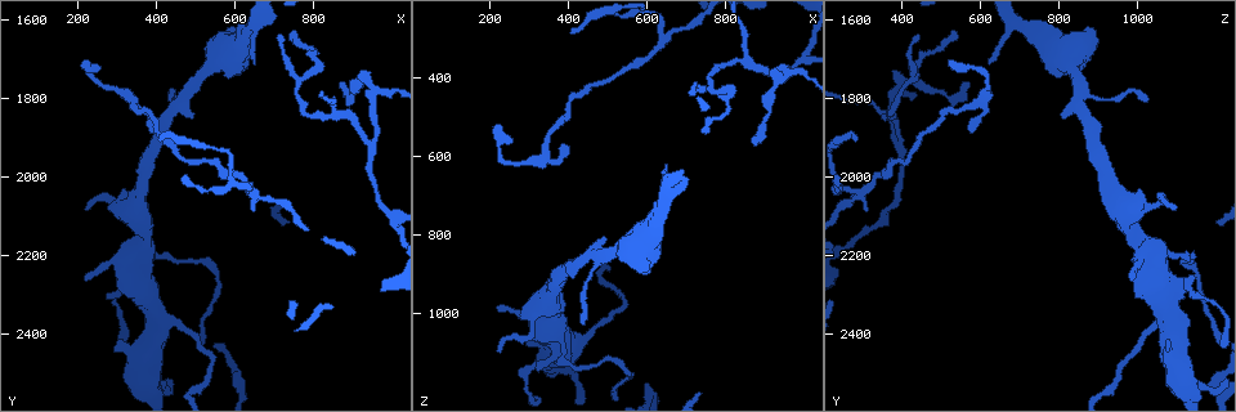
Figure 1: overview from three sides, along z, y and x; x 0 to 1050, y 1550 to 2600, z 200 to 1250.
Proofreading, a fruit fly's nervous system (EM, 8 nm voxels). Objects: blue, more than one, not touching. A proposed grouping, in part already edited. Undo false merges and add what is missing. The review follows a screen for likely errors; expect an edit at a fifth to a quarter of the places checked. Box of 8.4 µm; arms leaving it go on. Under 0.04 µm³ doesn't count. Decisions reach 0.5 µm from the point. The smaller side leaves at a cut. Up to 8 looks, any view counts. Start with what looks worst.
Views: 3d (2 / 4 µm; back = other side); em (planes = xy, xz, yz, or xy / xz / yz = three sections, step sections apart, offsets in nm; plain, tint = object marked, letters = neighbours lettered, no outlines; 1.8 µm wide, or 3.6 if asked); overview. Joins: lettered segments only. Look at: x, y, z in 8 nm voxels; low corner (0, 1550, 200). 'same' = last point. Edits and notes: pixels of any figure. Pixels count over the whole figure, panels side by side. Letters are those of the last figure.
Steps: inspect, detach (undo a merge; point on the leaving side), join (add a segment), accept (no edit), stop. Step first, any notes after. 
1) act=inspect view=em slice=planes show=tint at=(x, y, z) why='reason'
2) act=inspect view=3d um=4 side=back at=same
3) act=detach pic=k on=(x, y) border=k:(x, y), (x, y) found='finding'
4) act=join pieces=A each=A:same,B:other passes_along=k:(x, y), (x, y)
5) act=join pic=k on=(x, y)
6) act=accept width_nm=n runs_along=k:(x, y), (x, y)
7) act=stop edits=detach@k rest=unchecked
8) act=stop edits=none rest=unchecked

act=inspect view=em slice=xy step=8 show=tint at=(285, 2440, 1075) why='thick end'

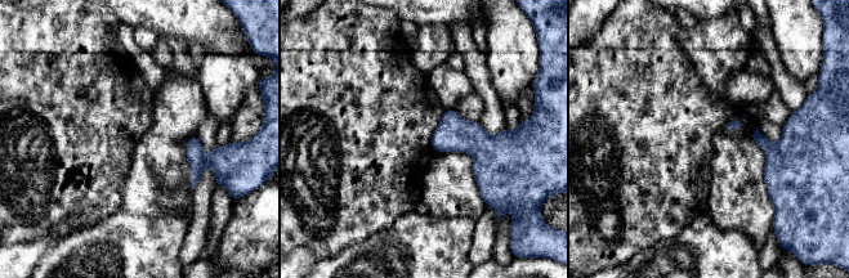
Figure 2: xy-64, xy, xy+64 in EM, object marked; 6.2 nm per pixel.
act=inspect view=em slice=xy step=8 show=letters at=same

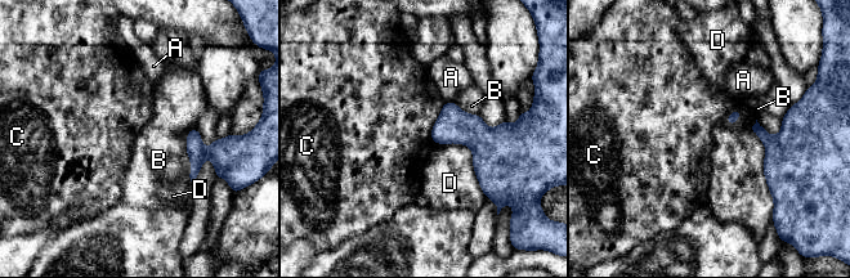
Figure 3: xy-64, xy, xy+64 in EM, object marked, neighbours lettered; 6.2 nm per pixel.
act=accept longest_contact=D:440nm each=A:other,B:other,C:other,D:other border=3:(446, 102), (433, 126), (432, 142) found='no lettered segment goes on from it'

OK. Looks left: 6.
act=inspect view=em slice=planes show=letters at=(390, 1895, 570) why='tapers out'

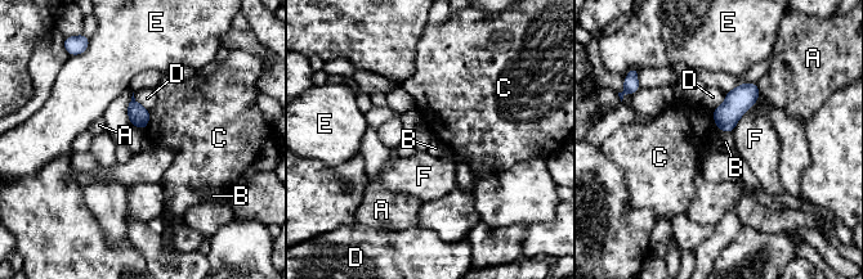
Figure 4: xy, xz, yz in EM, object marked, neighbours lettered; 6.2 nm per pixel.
act=accept each=A:other,B:other,C:other,D:other,E:other,F:other border=4:(721, 130), (730, 133) found='none of them fits'

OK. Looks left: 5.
act=inspect view=3d um=4 at=(945, 1925, 395) why='two arms in line, one across'

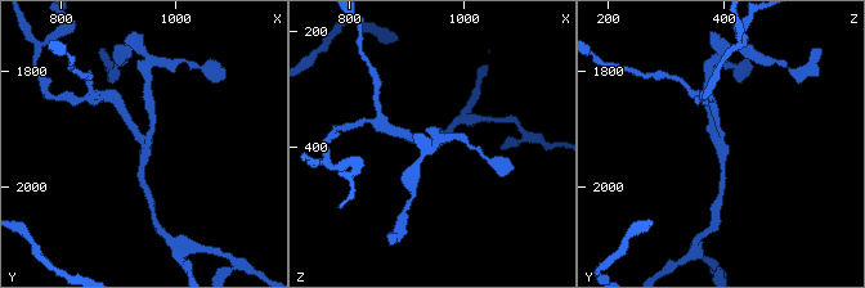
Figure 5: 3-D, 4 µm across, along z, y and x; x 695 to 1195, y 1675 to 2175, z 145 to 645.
act=inspect view=em slice=xz step=4 show=tint at=(940, 1925, 400) arms=3 why='shape alone is not enough'

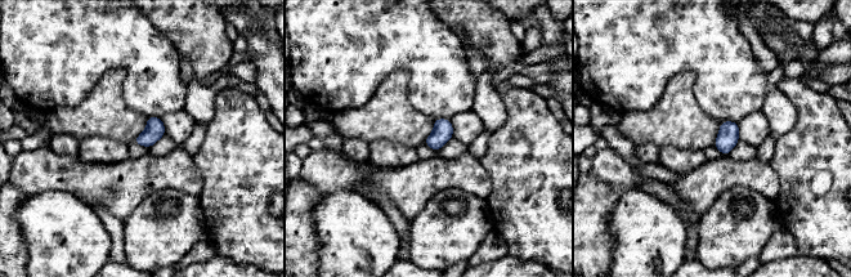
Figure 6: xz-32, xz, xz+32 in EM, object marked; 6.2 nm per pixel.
act=inspect view=em slice=xz step=4 show=letters at=same

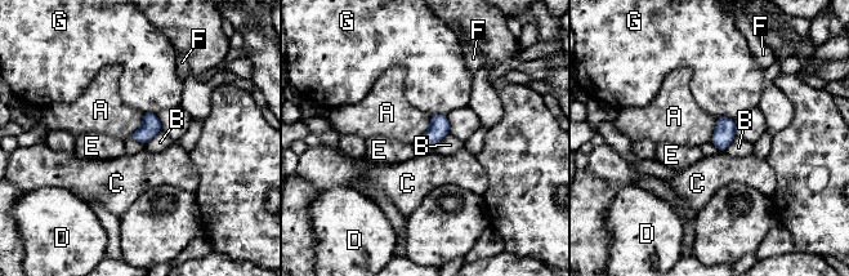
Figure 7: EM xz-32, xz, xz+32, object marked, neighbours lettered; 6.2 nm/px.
act=accept width_nm=120 each=A:other,B:other,C:other,D:other,E:other,F:other,G:other border=7:(143, 114), (143, 121), (128, 138) found='continuous, no second neuron'

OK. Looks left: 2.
act=stop edits=none rest=unchecked

